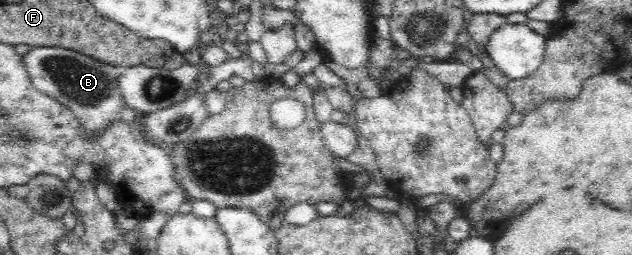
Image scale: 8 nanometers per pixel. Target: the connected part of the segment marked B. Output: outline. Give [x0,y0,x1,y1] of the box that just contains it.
[21,47,125,136]

